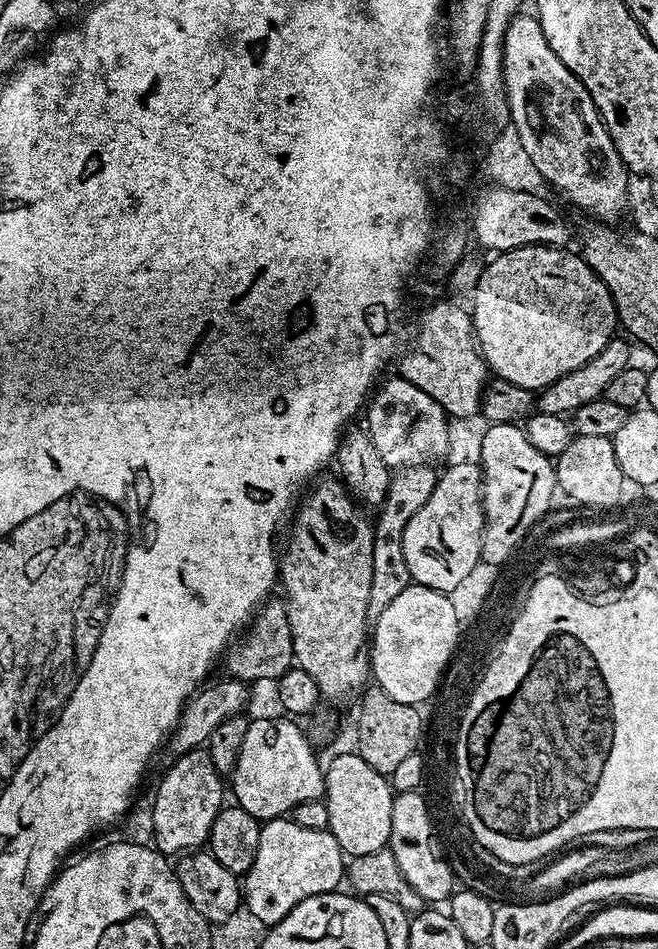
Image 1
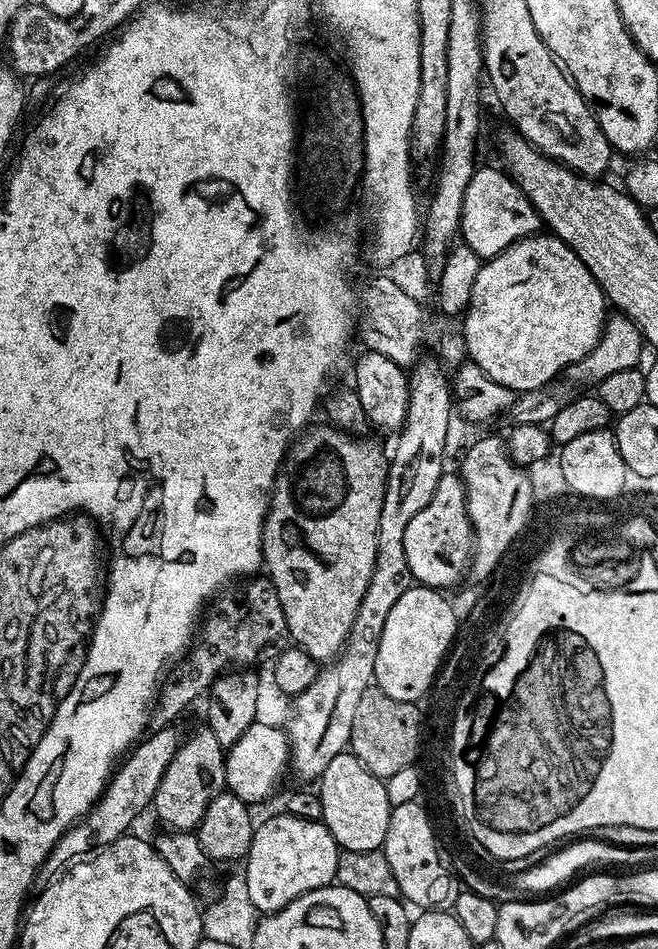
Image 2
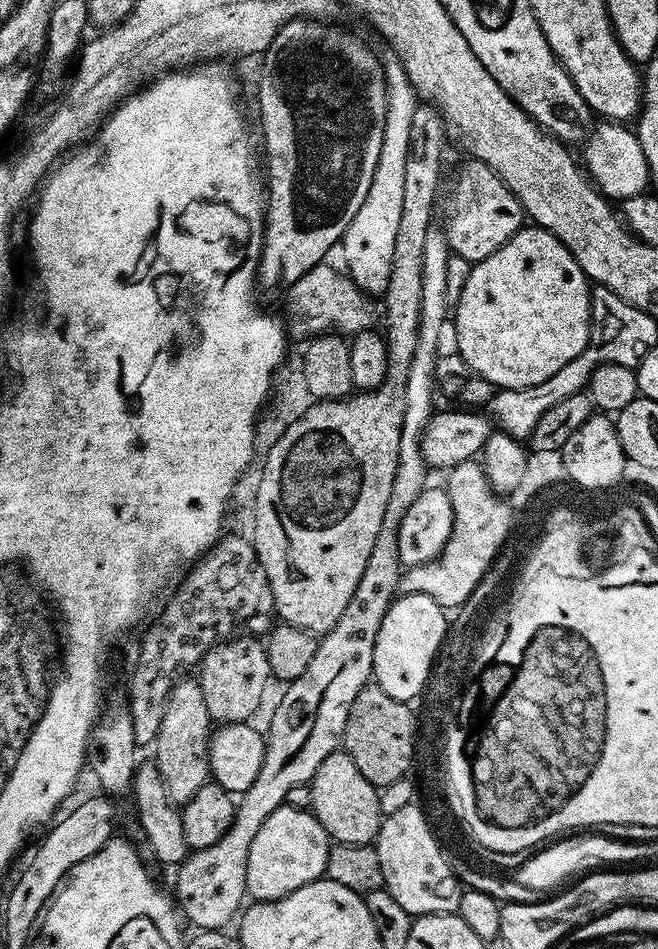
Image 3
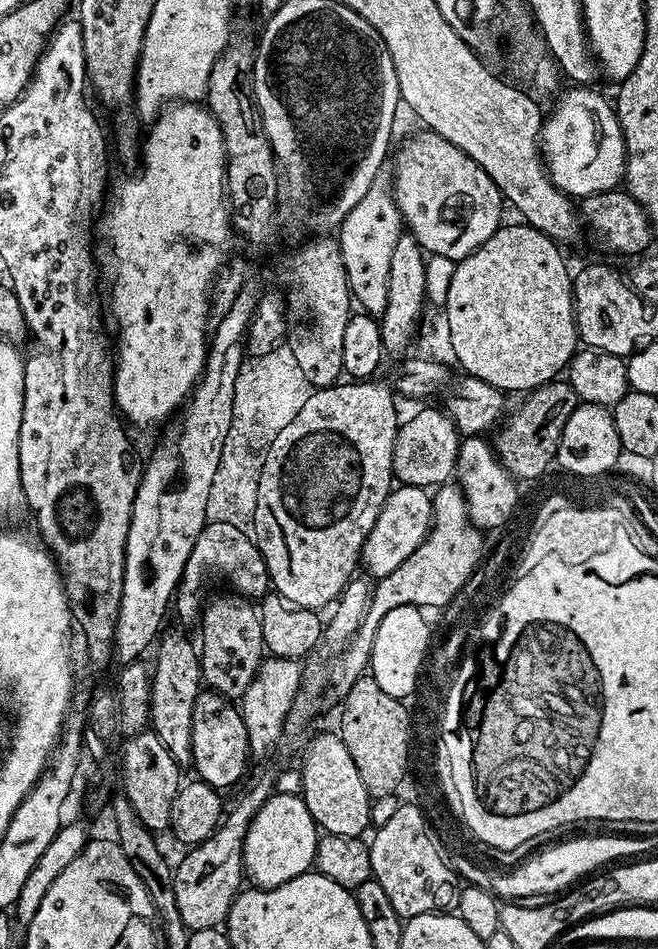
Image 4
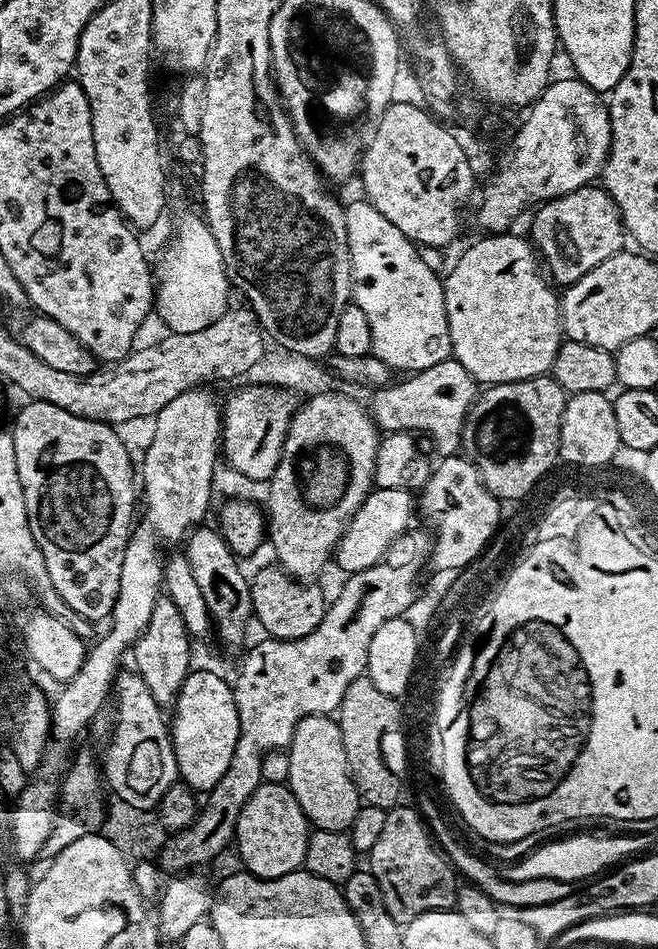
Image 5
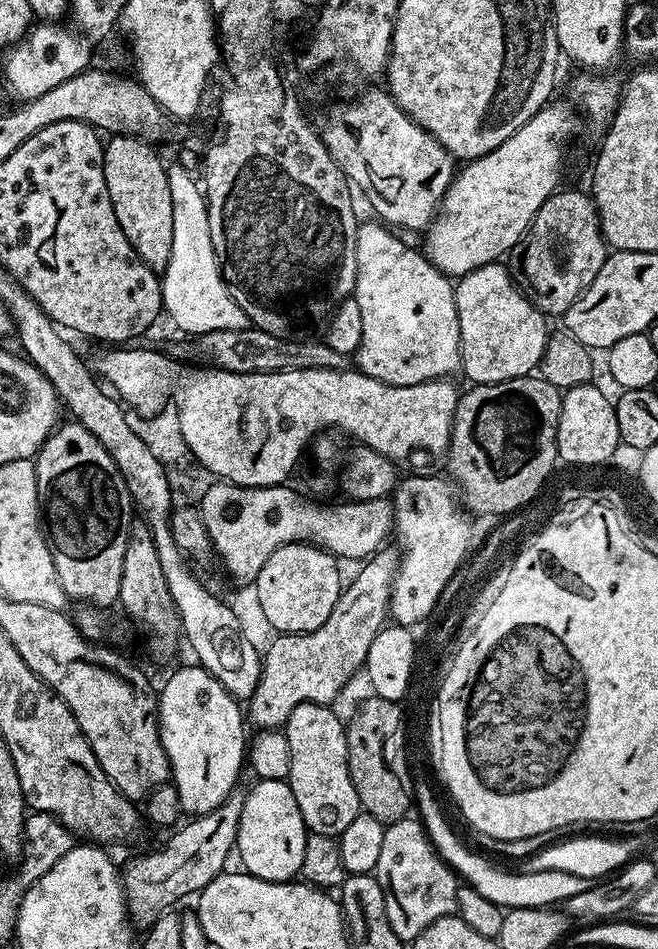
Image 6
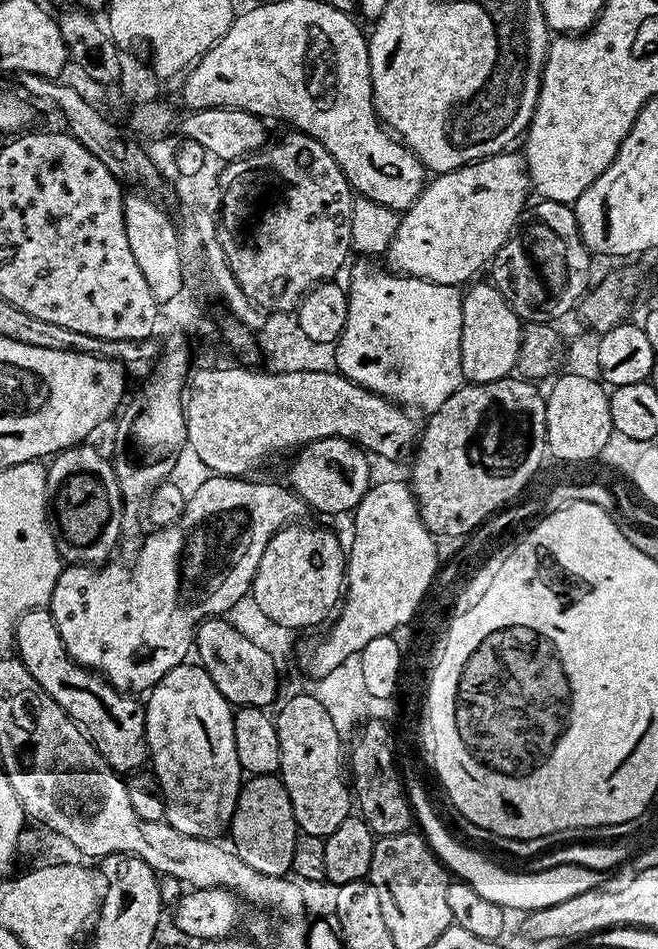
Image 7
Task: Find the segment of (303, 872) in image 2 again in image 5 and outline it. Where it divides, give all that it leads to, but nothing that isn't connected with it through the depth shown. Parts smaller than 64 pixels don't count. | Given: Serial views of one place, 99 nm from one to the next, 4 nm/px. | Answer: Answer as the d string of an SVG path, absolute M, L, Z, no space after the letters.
M261 778L254 790L250 790L246 802L242 802L234 852L240 855L239 863L254 874L262 878L278 878L299 869L302 854L306 854L309 831L308 823L287 783Z

